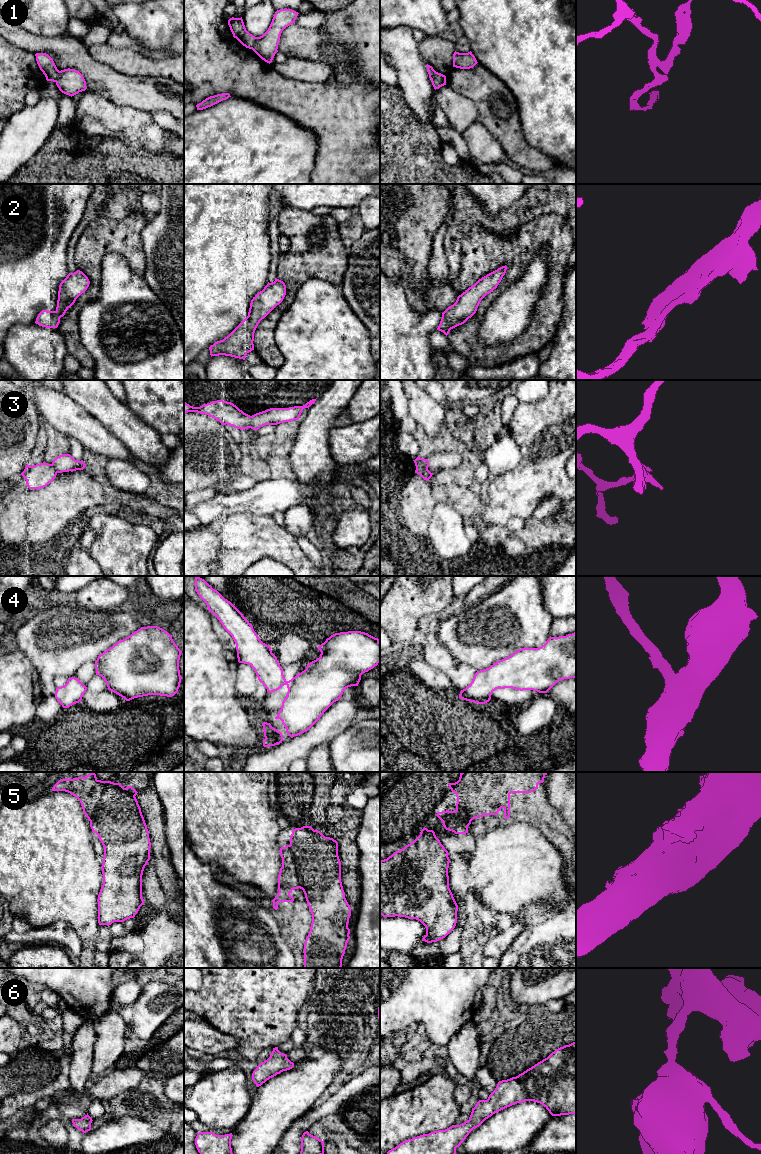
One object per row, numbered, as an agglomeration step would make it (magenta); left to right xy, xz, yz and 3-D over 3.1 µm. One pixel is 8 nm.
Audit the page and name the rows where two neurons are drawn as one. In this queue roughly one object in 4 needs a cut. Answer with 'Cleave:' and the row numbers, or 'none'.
Cleave: 1, 3

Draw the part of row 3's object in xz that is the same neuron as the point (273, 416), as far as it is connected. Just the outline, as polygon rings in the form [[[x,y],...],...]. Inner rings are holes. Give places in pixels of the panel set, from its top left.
[[[316,398],[317,399],[317,398]],[[312,399],[303,406],[294,406],[289,408],[270,408],[251,416],[250,428],[258,430],[265,425],[277,425],[284,422],[298,420],[303,409],[308,408],[315,403]]]

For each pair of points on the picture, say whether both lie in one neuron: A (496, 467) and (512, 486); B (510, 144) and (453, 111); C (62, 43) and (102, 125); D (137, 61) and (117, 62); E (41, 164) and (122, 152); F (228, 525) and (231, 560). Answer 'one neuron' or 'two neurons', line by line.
A: two neurons
B: two neurons
C: two neurons
D: one neuron
E: one neuron
F: one neuron

